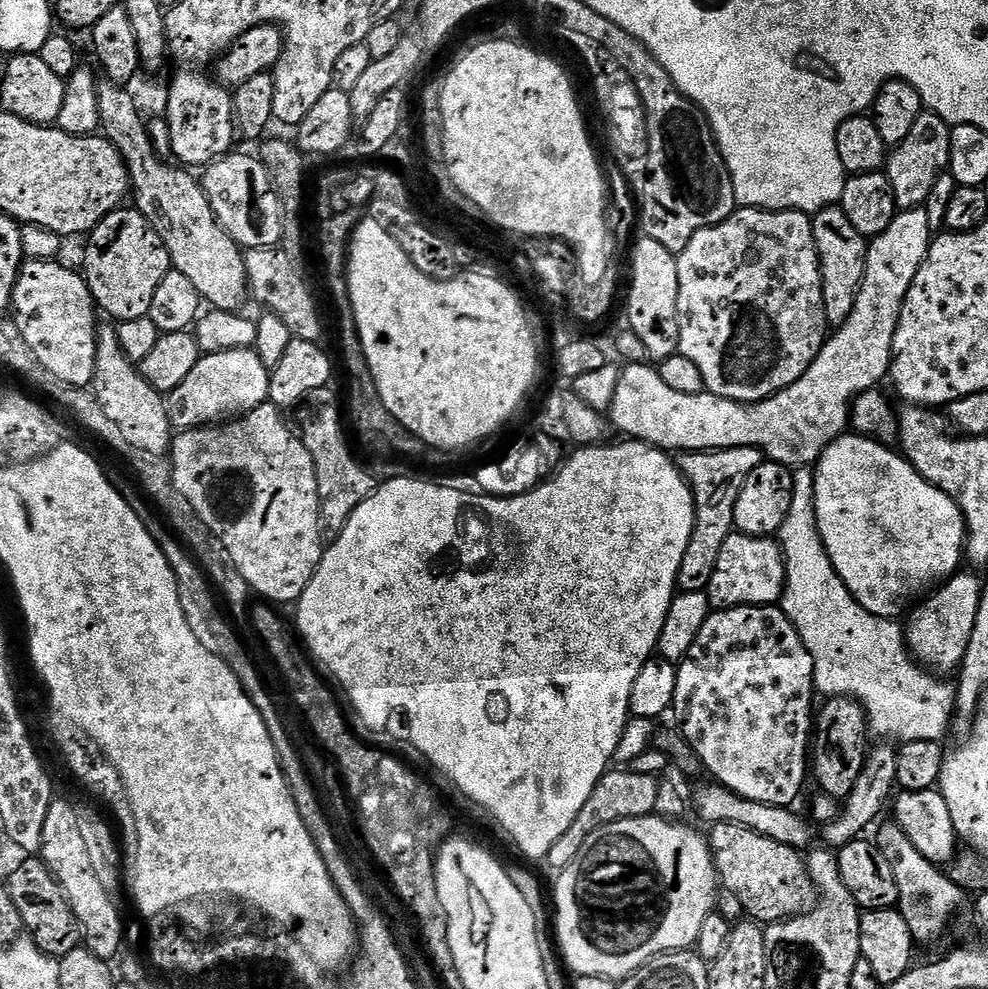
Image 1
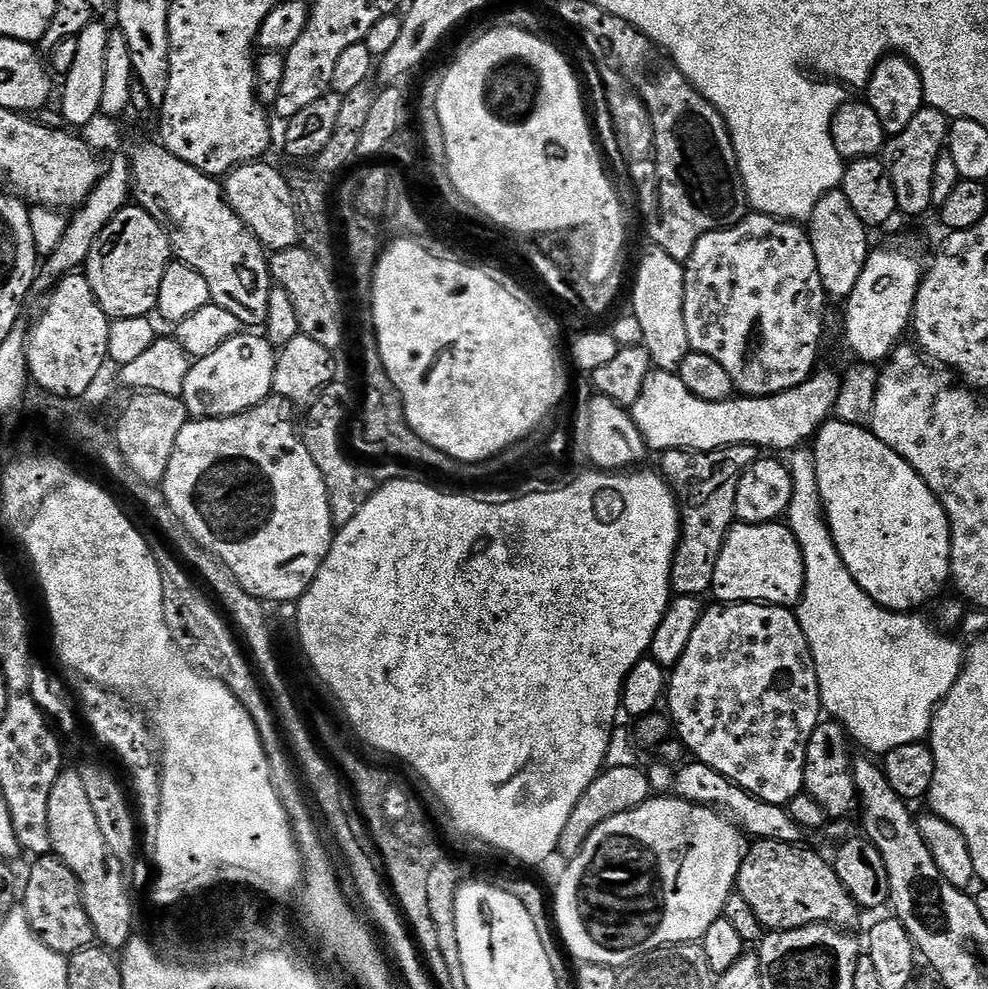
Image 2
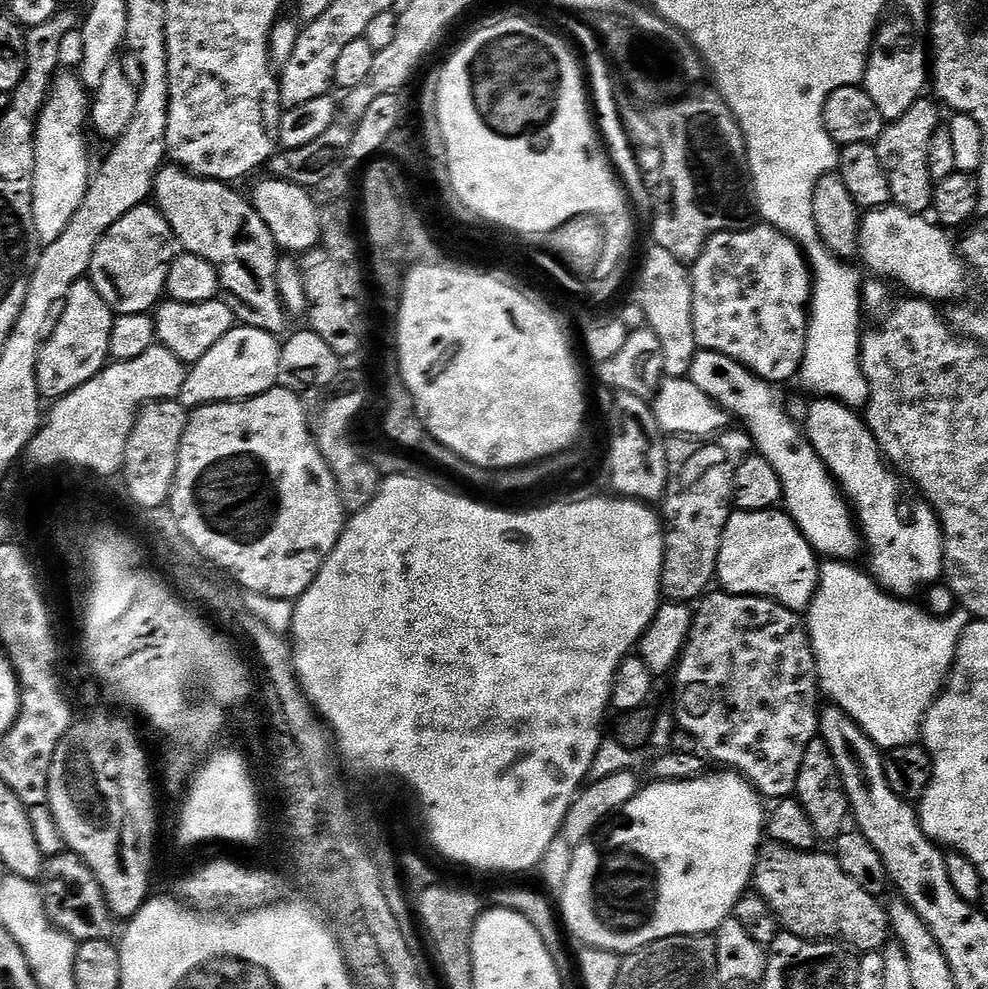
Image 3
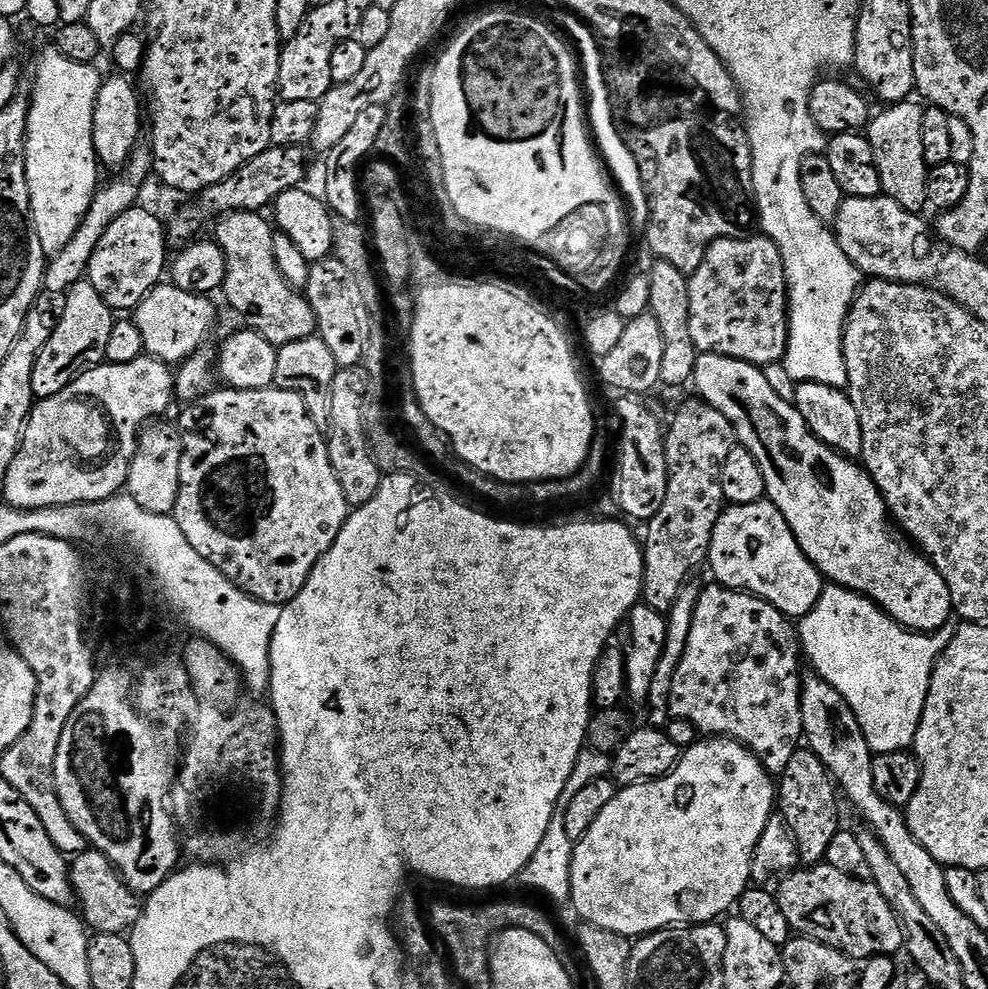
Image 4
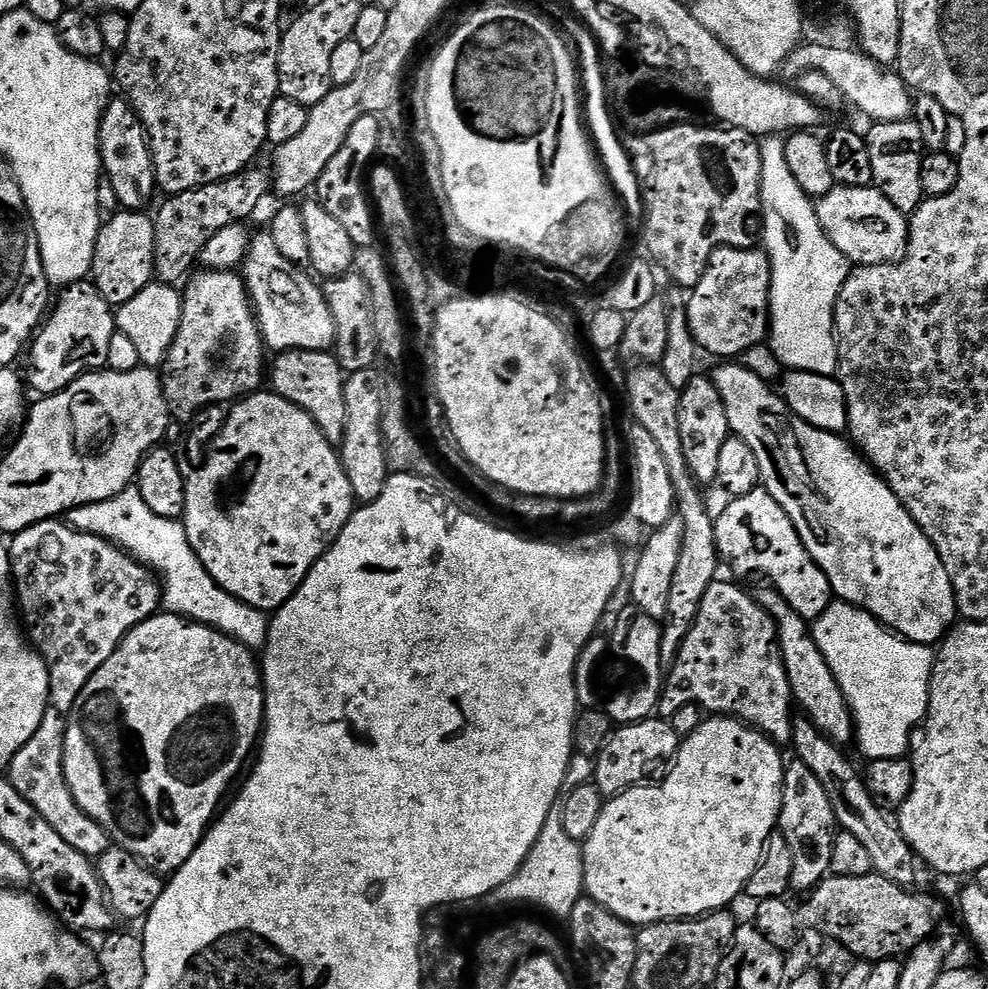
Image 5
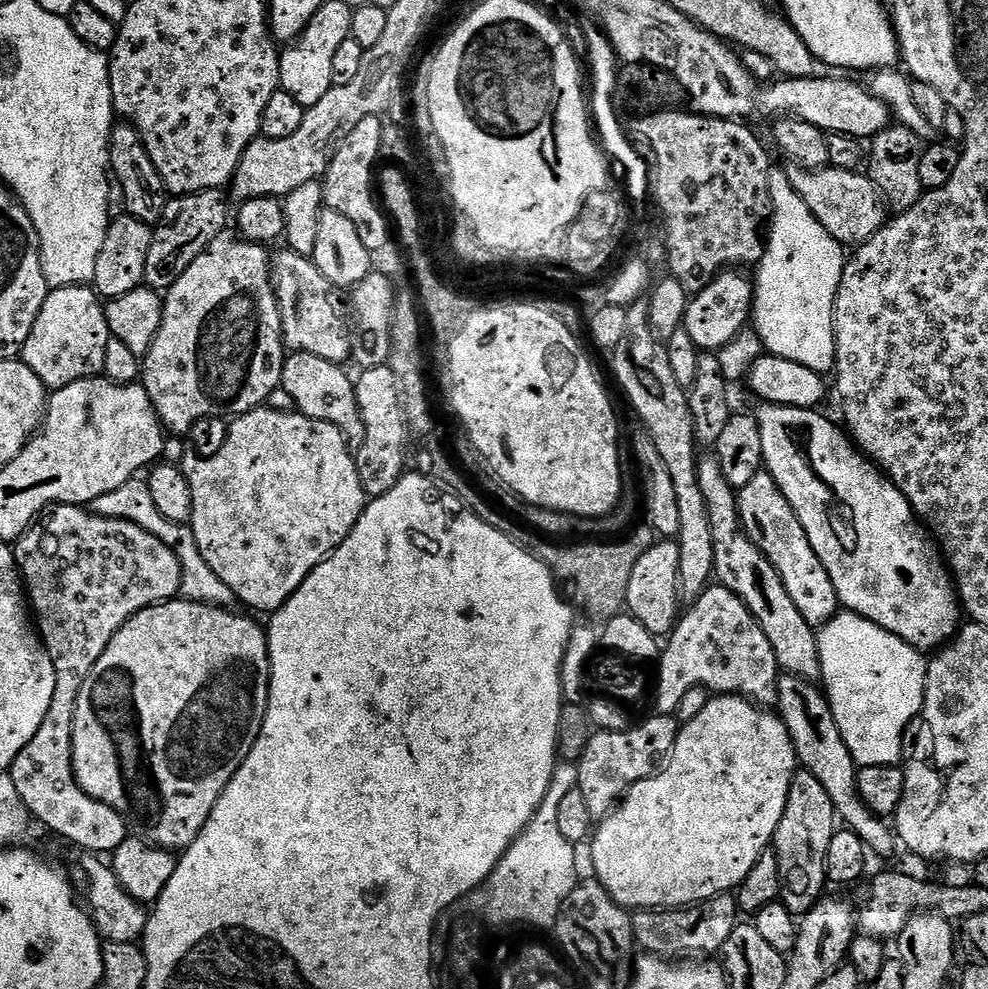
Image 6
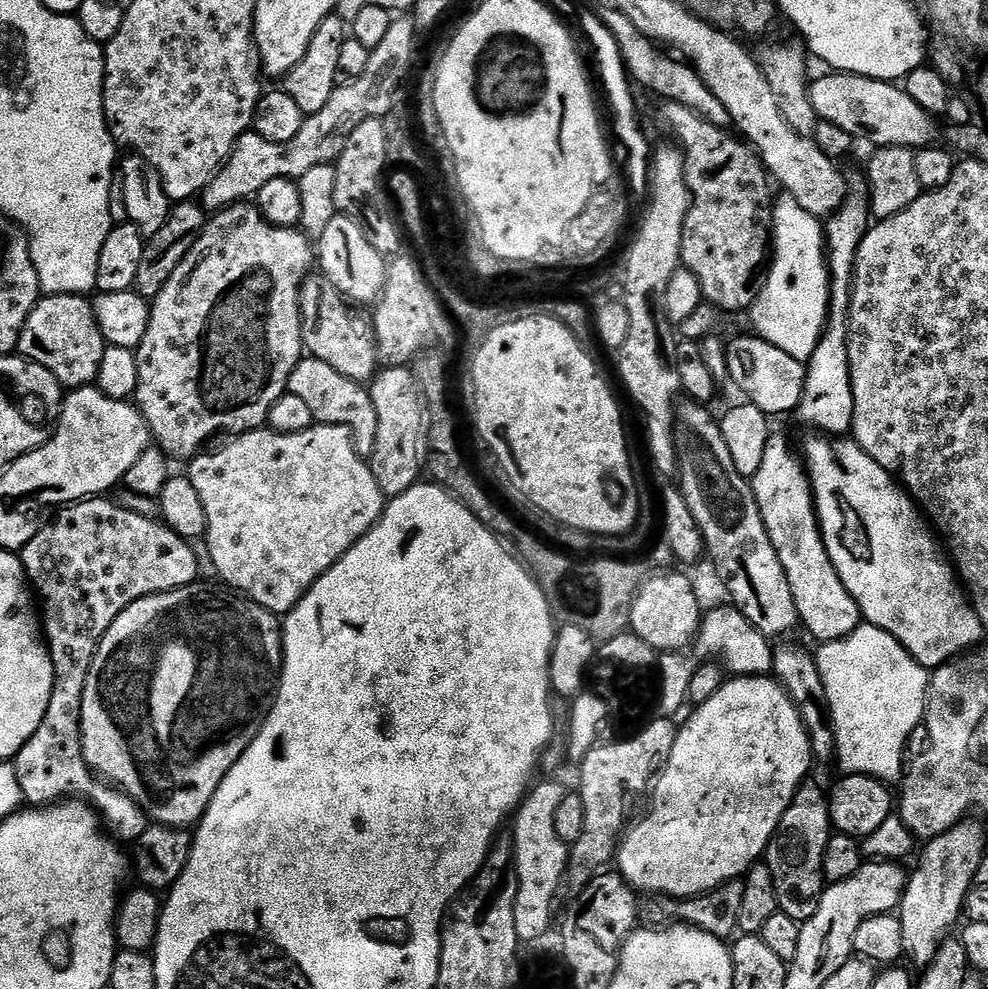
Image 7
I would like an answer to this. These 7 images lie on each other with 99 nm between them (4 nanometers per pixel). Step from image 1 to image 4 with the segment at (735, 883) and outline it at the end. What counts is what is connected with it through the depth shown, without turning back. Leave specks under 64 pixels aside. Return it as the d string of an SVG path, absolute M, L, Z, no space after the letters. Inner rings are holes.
M825 862L790 872L779 884L780 892L775 893L775 898L782 906L782 914L786 914L786 922L790 922L793 933L844 952L856 962L869 960L871 956L895 957L896 951L899 953L903 949L904 931L900 919L896 917L890 902L882 896L882 890L878 890L878 886L871 880L850 878L850 874L842 874L842 870L834 870L834 866Z

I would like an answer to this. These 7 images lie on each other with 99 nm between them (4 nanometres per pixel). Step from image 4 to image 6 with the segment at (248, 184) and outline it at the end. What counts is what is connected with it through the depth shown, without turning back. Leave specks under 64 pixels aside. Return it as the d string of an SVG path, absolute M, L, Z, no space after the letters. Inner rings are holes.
M211 188L205 192L195 192L185 196L172 196L164 208L164 219L152 228L152 241L150 250L146 253L146 270L144 271L144 284L158 293L167 292L178 278L186 271L186 266L207 250L208 244L229 227L230 200L219 188Z

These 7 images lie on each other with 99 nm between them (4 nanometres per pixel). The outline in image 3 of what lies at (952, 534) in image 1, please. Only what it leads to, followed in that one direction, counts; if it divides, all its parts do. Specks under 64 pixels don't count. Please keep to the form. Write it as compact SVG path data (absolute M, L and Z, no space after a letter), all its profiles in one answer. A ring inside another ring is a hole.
M813 400L808 408L806 435L854 513L866 556L868 552L867 571L885 592L897 598L915 597L912 595L920 587L935 585L944 575L944 535L936 512L927 502L920 502L912 512L912 524L907 524L900 513L901 481L887 459L882 458L867 423L836 400Z

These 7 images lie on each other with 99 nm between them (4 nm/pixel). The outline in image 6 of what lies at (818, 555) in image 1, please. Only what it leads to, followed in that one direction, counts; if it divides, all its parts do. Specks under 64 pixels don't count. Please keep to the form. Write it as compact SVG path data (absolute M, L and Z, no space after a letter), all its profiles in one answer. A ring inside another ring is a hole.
M847 610L837 611L817 631L816 641L822 688L854 762L860 768L899 765L904 731L924 706L925 657L902 638Z

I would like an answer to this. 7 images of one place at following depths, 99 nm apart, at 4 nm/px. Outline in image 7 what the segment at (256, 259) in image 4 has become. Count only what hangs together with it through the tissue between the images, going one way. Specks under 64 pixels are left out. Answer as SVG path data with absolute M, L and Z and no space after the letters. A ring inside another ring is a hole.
M310 274L304 279L303 286L300 287L300 325L302 326L302 338L304 339L304 346L307 355L318 358L322 362L326 362L330 366L334 366L334 370L338 370L338 374L346 374L346 378L351 380L359 380L361 382L371 381L372 377L376 375L378 371L378 357L376 354L376 337L370 327L369 321L363 320L362 317L352 317L352 312L347 308L349 305L346 303L346 297L343 296L340 291L334 286L334 282L330 282L322 274Z

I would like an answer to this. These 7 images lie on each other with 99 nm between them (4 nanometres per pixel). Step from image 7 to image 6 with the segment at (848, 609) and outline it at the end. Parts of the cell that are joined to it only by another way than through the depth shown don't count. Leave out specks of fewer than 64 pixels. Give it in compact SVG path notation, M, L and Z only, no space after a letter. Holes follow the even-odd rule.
M766 470L754 474L754 478L750 478L750 482L739 489L738 503L740 526L744 535L750 538L750 542L754 542L754 546L758 546L758 550L776 568L786 586L786 594L790 594L794 606L798 606L798 614L802 614L807 624L827 624L838 611L836 591L822 562L810 546L810 538L806 538L806 530L802 530L802 522L798 522L790 502L782 494L772 475Z

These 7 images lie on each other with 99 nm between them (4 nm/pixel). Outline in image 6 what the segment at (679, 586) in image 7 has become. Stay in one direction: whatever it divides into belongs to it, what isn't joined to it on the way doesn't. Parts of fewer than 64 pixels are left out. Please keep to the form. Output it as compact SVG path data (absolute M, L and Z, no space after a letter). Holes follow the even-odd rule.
M672 538L661 539L653 548L646 550L642 558L638 558L634 565L634 574L630 574L628 583L628 594L626 597L627 611L650 634L657 638L664 638L675 628L678 617L682 612L682 601L680 598L678 578L678 550L679 543Z

